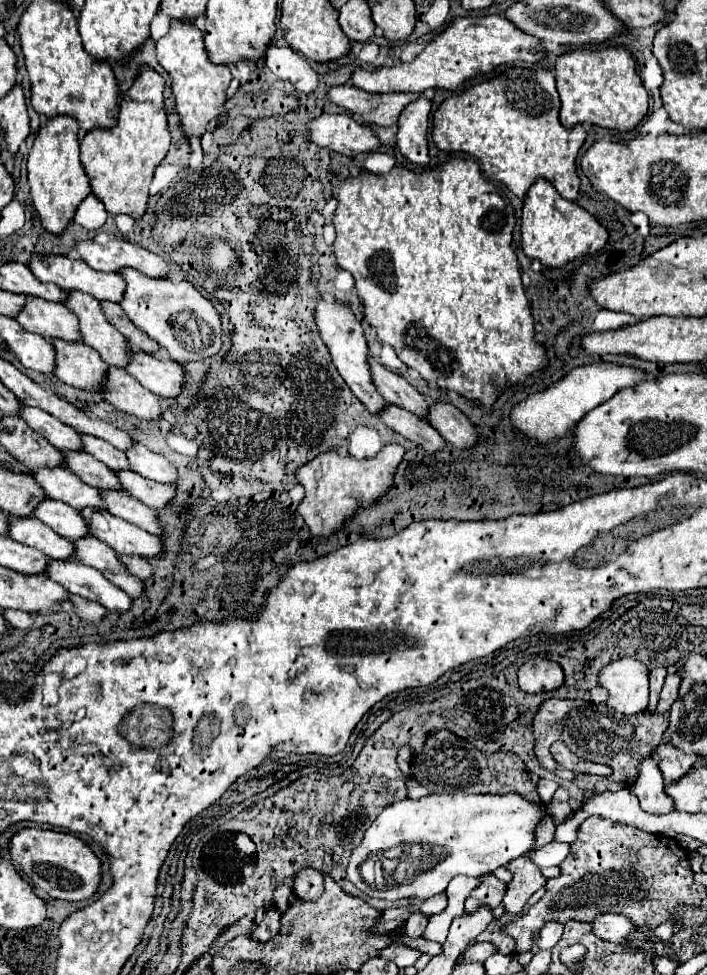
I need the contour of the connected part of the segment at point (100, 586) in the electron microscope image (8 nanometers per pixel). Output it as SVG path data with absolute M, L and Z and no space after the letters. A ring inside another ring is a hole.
M74 559L70 561L50 561L46 571L50 579L64 585L70 593L80 595L88 601L104 605L108 611L126 613L132 607L132 597L122 589L112 585L98 569L82 565Z

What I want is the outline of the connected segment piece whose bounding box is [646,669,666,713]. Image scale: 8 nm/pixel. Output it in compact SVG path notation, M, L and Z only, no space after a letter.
M656 669L650 671L650 703L648 703L648 713L656 713L656 705L658 705L658 695L662 691L666 679L666 669Z

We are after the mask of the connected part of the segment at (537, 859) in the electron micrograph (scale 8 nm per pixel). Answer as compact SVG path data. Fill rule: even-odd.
M548 843L542 849L536 849L530 853L530 861L538 867L552 867L552 865L560 865L566 855L570 853L570 845L562 845L562 843Z

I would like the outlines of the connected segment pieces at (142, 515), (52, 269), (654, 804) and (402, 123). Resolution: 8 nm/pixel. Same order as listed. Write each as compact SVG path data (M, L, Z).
M100 491L100 495L106 501L108 511L112 515L122 517L128 523L134 523L134 525L138 525L138 527L142 527L158 537L164 533L154 509L146 507L144 503L134 499L130 493L126 493L126 491Z
M34 255L30 259L30 271L42 283L56 283L66 291L90 293L98 301L120 303L126 287L120 273L102 273L86 265L84 261L74 261L62 255Z
M648 757L640 763L640 775L638 775L636 783L632 785L632 791L638 797L640 807L646 813L664 815L664 813L674 811L674 801L666 795L662 773L652 757Z
M422 95L412 101L398 119L398 149L414 165L428 167L428 115L430 101Z

